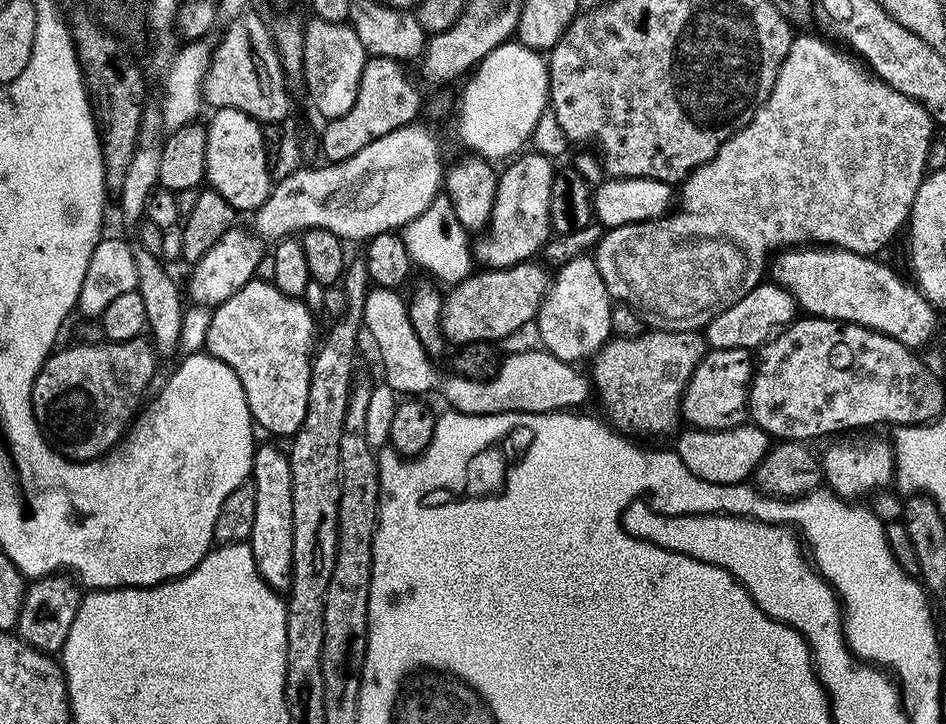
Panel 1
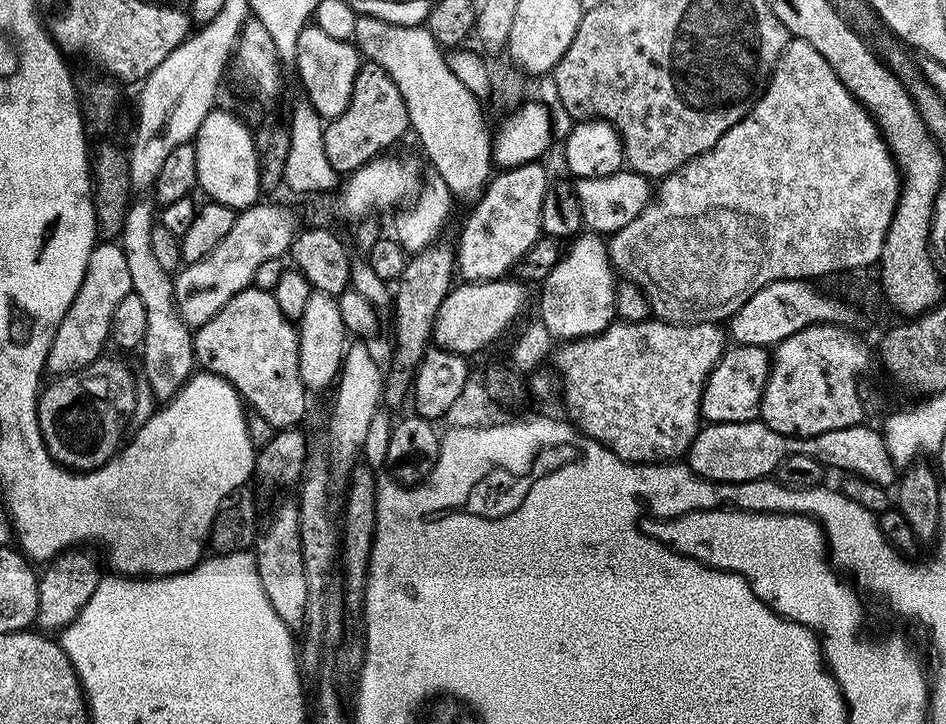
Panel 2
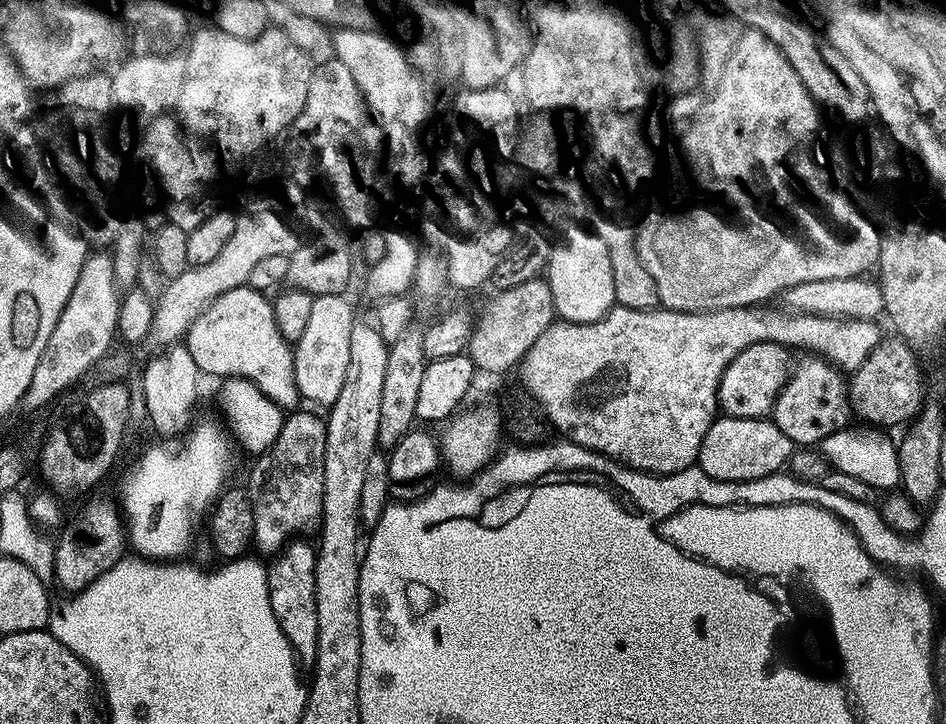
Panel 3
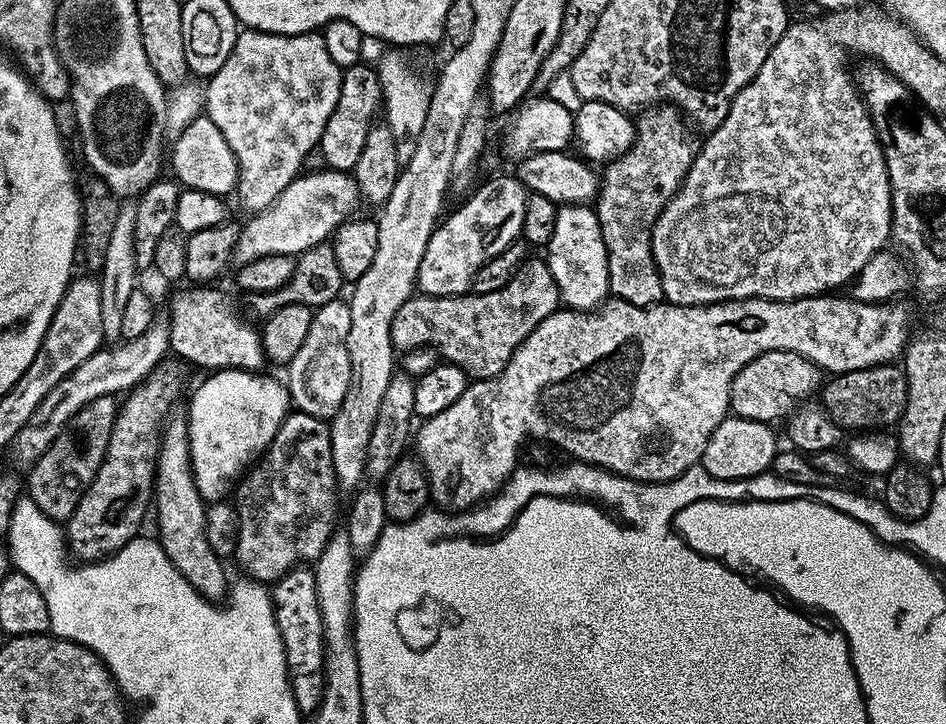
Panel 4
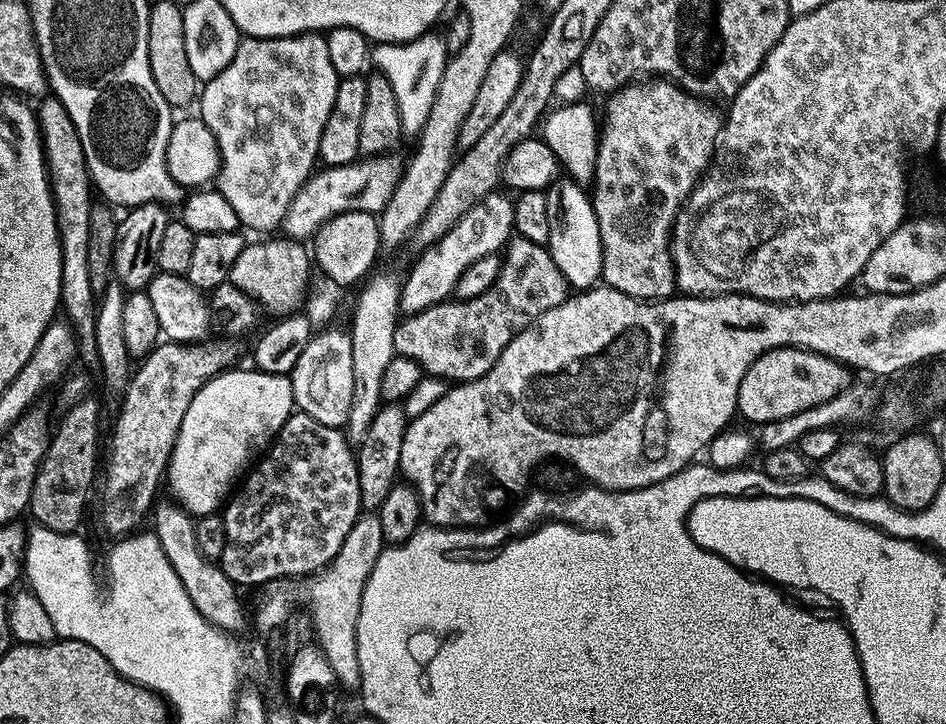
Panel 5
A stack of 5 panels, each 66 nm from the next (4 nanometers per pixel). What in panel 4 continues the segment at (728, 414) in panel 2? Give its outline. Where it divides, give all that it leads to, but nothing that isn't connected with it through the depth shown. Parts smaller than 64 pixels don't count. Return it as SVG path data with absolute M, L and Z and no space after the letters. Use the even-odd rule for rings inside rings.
M763 352L758 358L746 362L738 370L730 386L729 409L742 419L754 419L767 422L787 417L812 391L822 384L821 369L814 362L802 358L793 352Z

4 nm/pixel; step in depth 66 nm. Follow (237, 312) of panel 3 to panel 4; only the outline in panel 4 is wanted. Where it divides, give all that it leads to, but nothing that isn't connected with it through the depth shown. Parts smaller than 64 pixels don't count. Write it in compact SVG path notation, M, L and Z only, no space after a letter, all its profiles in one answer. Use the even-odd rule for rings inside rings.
M192 286L189 292L180 292L172 300L172 316L168 320L168 346L173 353L181 356L181 361L189 360L204 370L223 370L226 368L243 368L260 370L265 367L264 346L260 341L259 331L251 328L246 321L240 320L236 313L236 304L224 292L212 288L216 286Z

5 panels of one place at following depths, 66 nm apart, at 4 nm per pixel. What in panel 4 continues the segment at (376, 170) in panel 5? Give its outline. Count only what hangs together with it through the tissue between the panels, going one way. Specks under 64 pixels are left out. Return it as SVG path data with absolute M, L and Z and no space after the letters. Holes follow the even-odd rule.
M335 170L323 171L305 171L297 176L269 208L249 215L249 220L243 221L234 257L237 265L243 266L266 256L296 258L325 243L355 213L352 211L362 204L362 197L354 176Z

